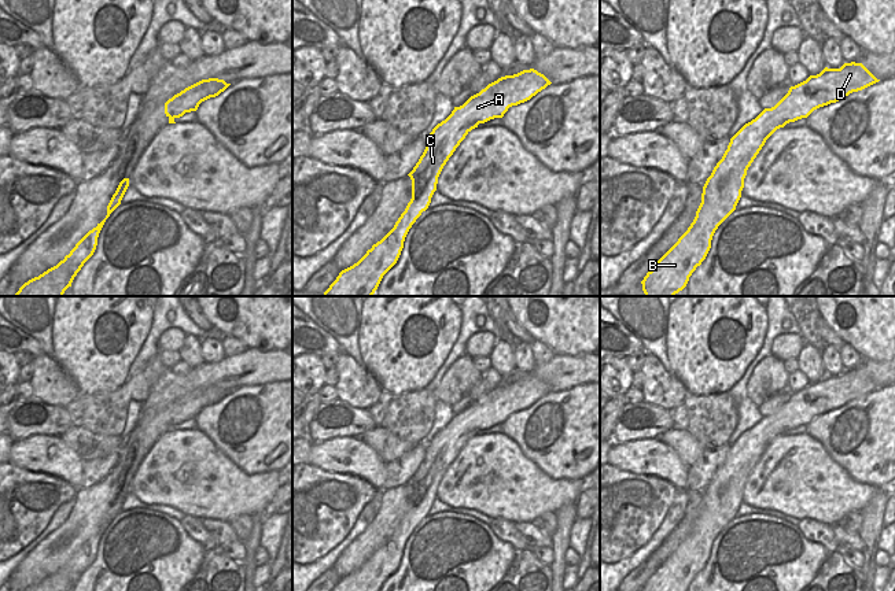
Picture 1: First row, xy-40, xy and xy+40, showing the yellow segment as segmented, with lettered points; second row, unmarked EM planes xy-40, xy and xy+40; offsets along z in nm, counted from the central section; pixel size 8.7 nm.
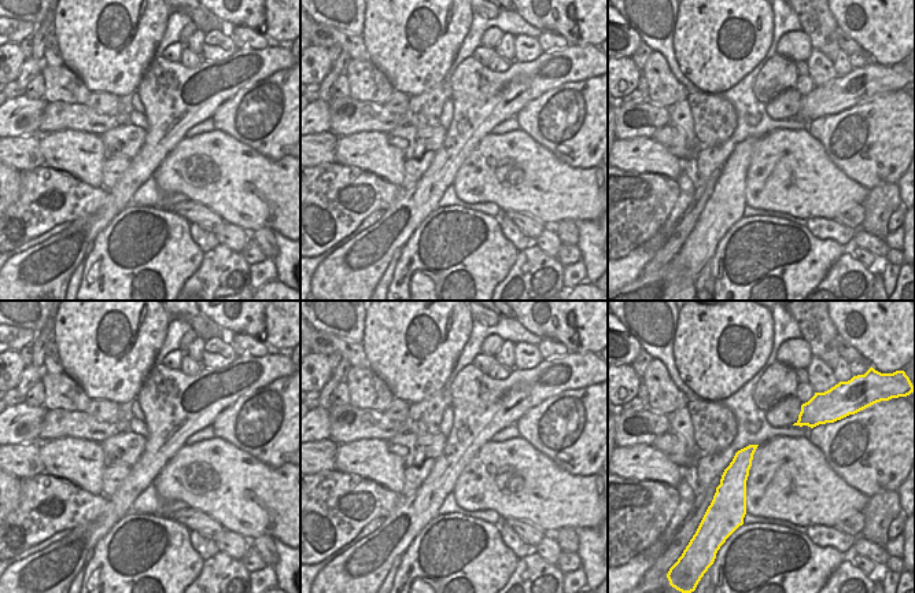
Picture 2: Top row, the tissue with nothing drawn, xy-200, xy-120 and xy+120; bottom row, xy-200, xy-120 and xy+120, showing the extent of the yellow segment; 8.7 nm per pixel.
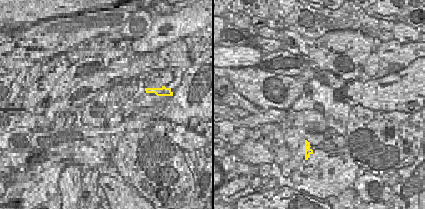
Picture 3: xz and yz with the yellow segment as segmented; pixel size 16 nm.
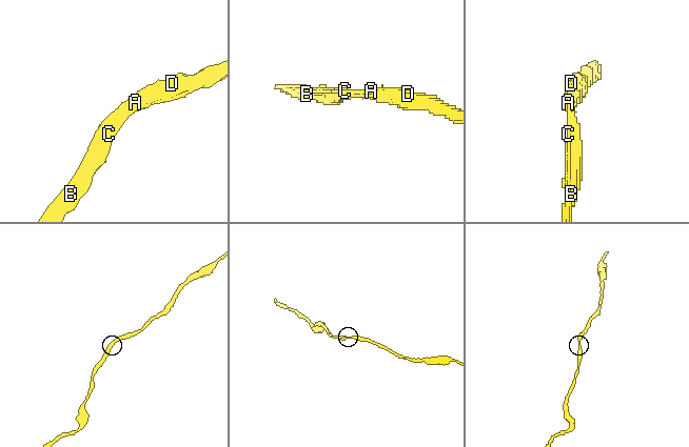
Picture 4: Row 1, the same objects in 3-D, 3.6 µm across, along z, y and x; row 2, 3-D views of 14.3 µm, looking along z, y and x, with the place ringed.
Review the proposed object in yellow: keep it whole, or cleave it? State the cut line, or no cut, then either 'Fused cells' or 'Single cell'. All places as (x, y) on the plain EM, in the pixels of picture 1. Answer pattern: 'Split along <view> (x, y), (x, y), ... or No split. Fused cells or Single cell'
No split. Single cell

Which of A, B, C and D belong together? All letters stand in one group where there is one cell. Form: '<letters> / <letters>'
A B C D

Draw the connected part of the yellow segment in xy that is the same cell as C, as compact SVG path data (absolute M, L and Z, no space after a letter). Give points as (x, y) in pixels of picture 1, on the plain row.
M534 376L505 383L471 403L438 431L426 444L426 457L413 477L412 506L394 535L353 573L342 577L332 591L380 591L397 570L405 544L431 510L438 484L465 443L479 431L502 425L509 414L530 407L552 389Z

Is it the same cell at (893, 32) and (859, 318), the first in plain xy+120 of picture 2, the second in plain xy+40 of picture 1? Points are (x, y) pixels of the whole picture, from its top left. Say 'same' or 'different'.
same

